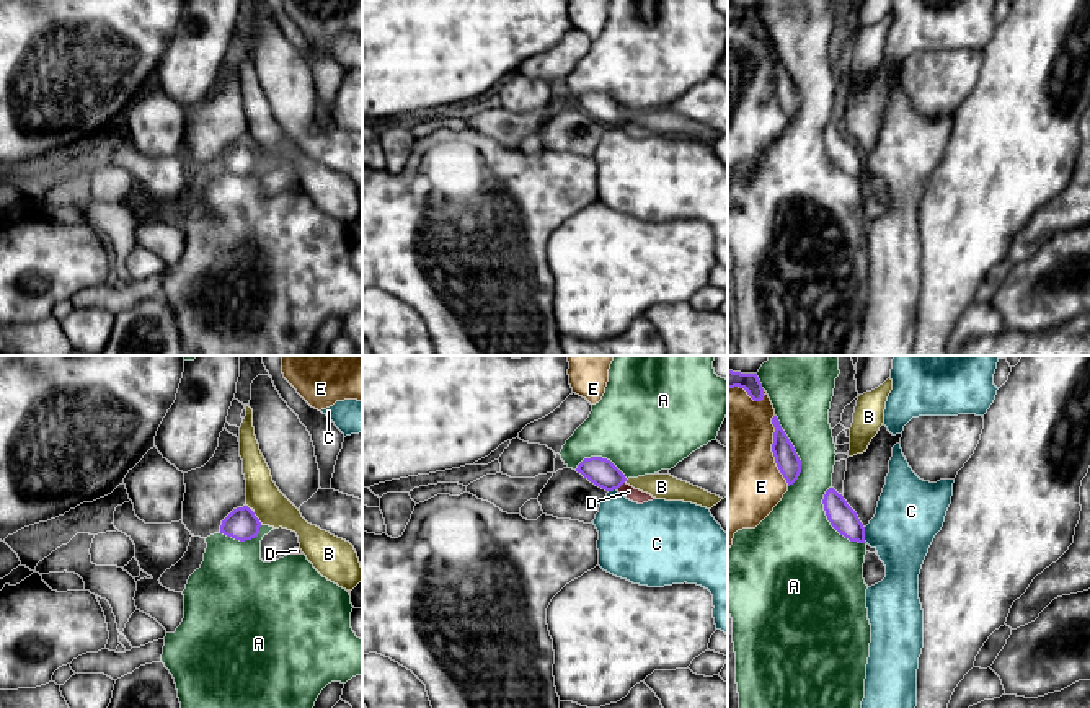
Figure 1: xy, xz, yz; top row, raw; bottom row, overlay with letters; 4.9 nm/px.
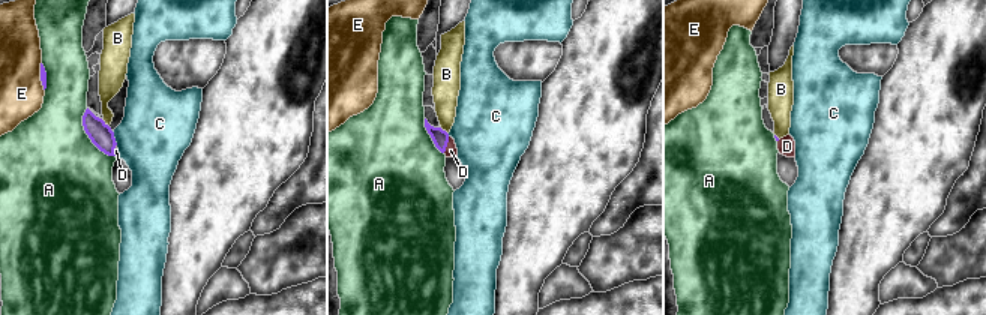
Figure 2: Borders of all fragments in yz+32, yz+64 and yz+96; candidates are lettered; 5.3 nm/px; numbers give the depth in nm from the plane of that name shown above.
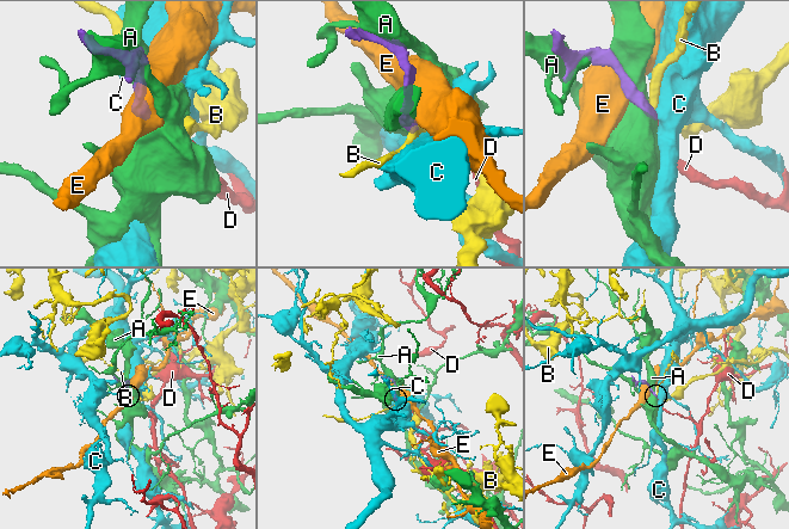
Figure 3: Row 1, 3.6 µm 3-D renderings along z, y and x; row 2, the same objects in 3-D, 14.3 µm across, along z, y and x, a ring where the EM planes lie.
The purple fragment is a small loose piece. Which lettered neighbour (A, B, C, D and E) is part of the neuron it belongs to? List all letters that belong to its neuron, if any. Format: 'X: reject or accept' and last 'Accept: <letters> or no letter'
A: reject
B: reject
C: reject
D: accept
E: reject
Accept: D

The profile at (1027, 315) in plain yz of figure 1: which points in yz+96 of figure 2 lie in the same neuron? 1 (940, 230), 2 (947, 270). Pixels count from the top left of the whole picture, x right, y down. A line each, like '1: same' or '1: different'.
1: different
2: same

